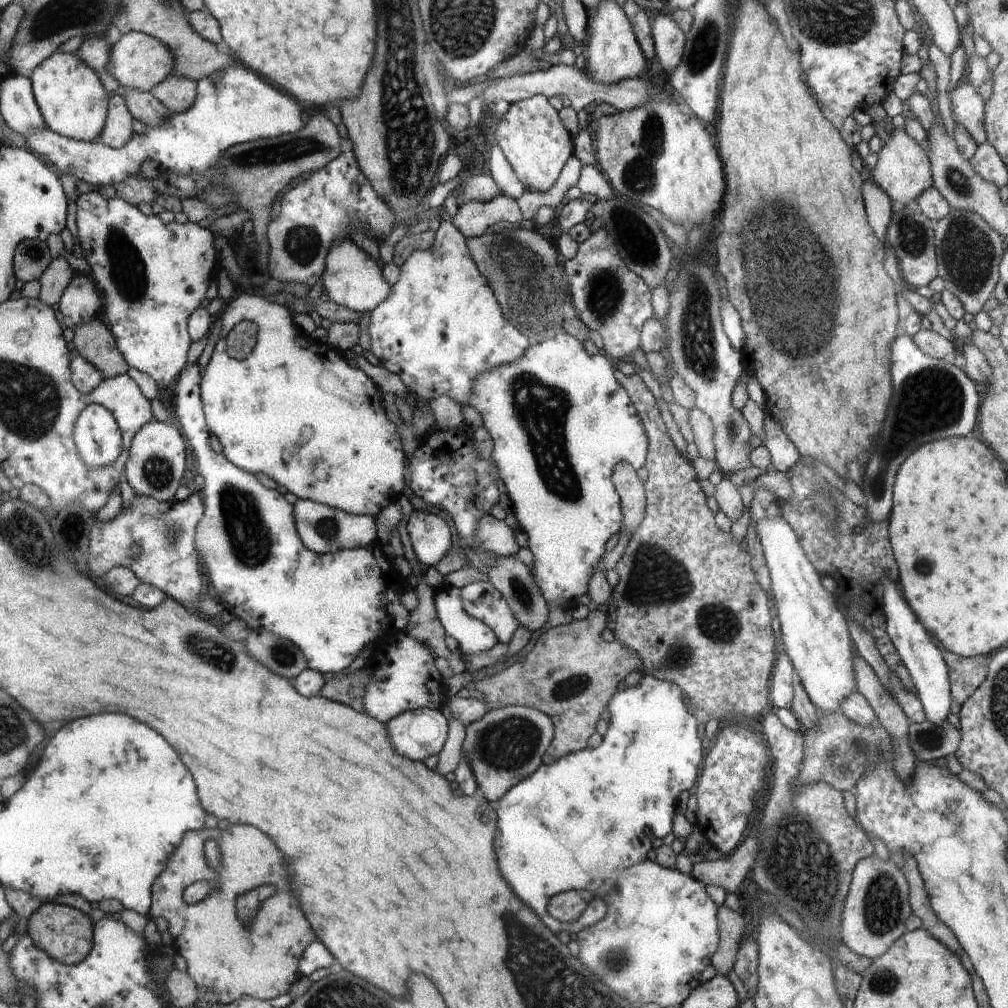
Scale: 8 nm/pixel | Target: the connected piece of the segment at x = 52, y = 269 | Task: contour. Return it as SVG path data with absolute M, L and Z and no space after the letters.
M65 255L56 259L52 258L50 265L39 279L41 290L38 299L44 305L56 306L75 274L75 270L70 267Z

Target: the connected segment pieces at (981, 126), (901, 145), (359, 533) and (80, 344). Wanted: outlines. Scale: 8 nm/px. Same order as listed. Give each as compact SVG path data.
M965 79L951 92L954 121L962 124L977 145L987 143L985 132L985 102L974 87Z
M891 128L881 139L884 147L877 154L876 167L869 170L869 174L891 202L899 202L903 208L914 206L915 201L933 186L929 158L904 130Z
M298 499L293 505L293 512L296 531L301 542L317 554L365 548L377 540L376 518L372 516L347 514L342 510L309 499Z
M92 318L74 329L71 348L90 362L104 379L127 374L130 368L117 350L110 330L100 318Z

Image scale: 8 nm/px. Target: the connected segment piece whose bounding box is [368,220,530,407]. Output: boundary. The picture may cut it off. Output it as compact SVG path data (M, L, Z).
M440 220L432 248L424 252L414 250L400 266L400 278L390 286L389 296L372 312L368 331L372 338L371 352L377 364L397 374L408 393L429 401L445 395L462 407L471 402L477 377L497 367L516 363L530 347L528 338L502 315L491 284L472 261L463 235L446 220Z

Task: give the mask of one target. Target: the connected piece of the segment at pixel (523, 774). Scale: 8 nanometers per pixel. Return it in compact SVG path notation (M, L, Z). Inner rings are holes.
M521 705L490 709L483 718L467 726L461 751L469 756L481 790L479 797L496 805L508 790L529 778L543 764L542 756L550 747L554 732L552 720L546 714Z

